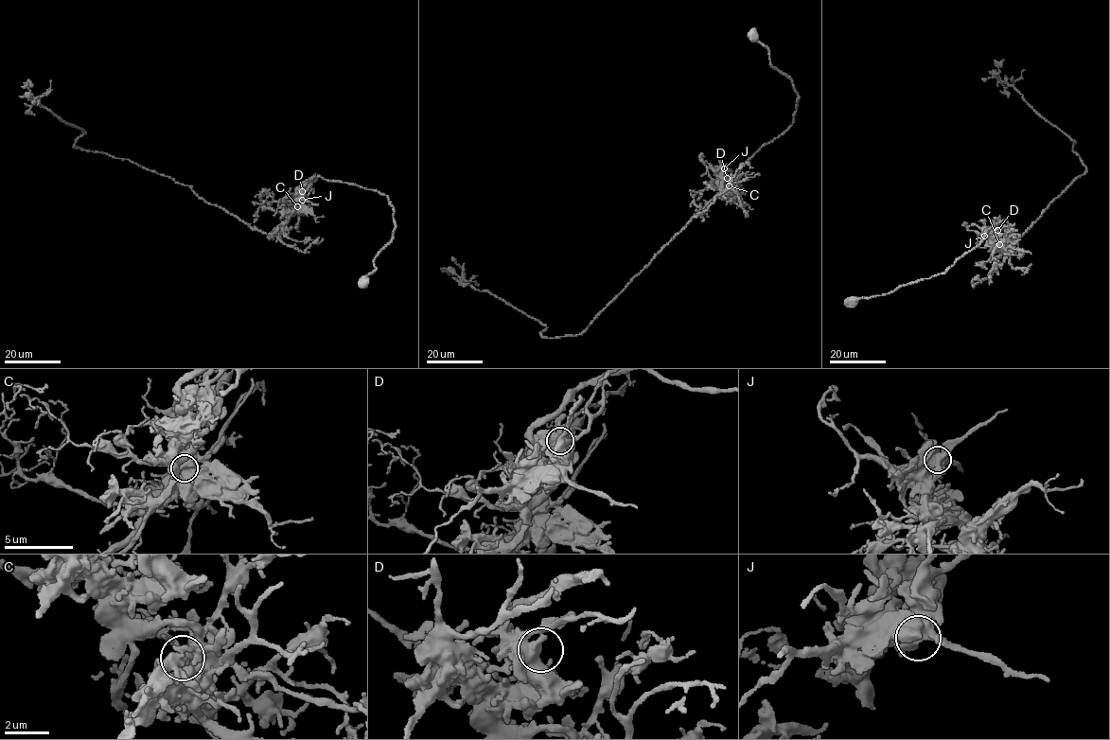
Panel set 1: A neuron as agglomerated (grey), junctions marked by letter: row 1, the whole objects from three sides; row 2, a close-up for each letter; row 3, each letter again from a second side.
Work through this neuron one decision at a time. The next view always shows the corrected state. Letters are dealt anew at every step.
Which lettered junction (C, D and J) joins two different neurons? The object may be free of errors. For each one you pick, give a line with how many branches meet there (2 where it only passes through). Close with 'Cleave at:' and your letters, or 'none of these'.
C: 3 branches meet
Cleave at: C

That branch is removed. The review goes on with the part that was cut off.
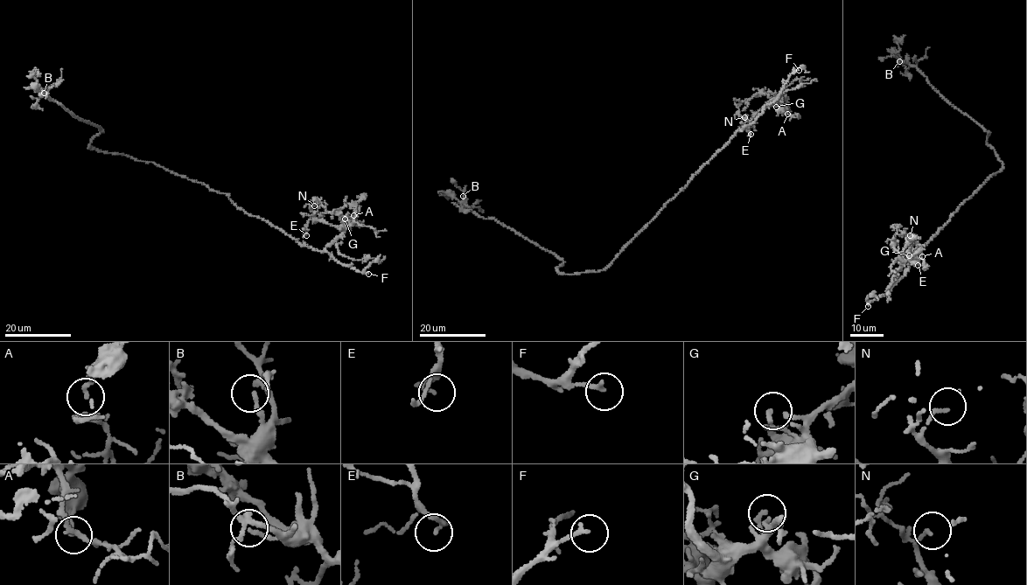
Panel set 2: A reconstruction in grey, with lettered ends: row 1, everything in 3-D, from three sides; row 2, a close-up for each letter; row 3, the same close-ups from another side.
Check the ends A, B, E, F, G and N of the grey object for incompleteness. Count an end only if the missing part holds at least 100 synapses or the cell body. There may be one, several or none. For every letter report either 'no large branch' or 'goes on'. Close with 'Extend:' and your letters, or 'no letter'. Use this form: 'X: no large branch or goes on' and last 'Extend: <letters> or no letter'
A: no large branch
B: no large branch
E: no large branch
F: goes on
G: no large branch
N: no large branch
Extend: F

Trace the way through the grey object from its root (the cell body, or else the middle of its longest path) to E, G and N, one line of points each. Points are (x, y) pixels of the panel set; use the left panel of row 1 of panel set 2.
E: (176, 174), (224, 193), (244, 212), (270, 222), (301, 245), (323, 251), (344, 230), (313, 218), (306, 235)
G: (176, 174), (224, 193), (244, 212), (270, 222), (301, 245), (318, 250), (340, 236), (350, 224), (345, 219)
N: (176, 174), (224, 193), (248, 214), (323, 251), (344, 230), (317, 221), (314, 205)

